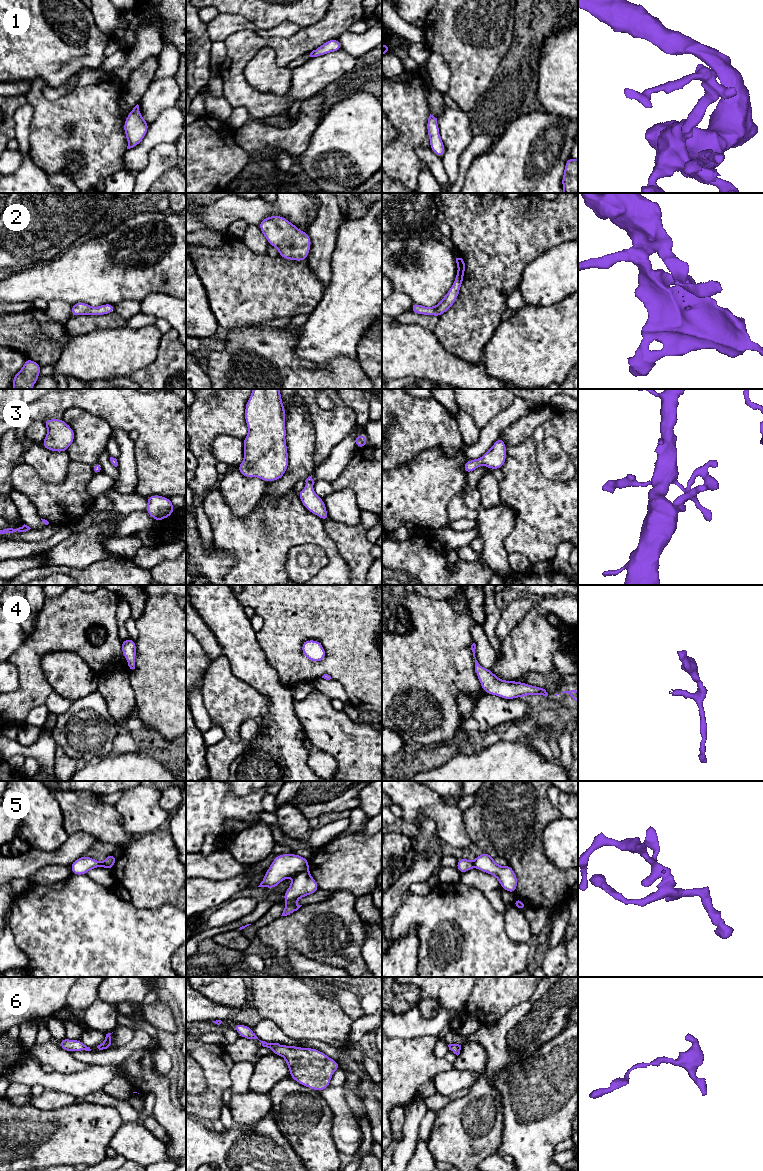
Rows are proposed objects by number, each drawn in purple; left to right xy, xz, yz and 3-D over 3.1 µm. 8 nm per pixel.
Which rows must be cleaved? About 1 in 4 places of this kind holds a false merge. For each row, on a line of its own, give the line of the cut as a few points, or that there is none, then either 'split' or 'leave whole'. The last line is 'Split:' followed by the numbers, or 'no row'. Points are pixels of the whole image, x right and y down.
1: no cut | leave whole
2: no cut | leave whole
3: no cut | leave whole
4: no cut | leave whole
5: xz (307, 869), (295, 875) | split
6: no cut | leave whole
Split: 5

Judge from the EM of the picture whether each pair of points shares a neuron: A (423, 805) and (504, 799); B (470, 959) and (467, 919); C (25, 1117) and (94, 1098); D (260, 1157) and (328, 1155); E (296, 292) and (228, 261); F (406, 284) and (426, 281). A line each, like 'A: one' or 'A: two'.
A: two
B: one
C: two
D: two
E: one
F: one

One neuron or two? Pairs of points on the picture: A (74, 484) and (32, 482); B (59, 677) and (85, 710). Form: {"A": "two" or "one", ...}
{"A": "one", "B": "two"}

